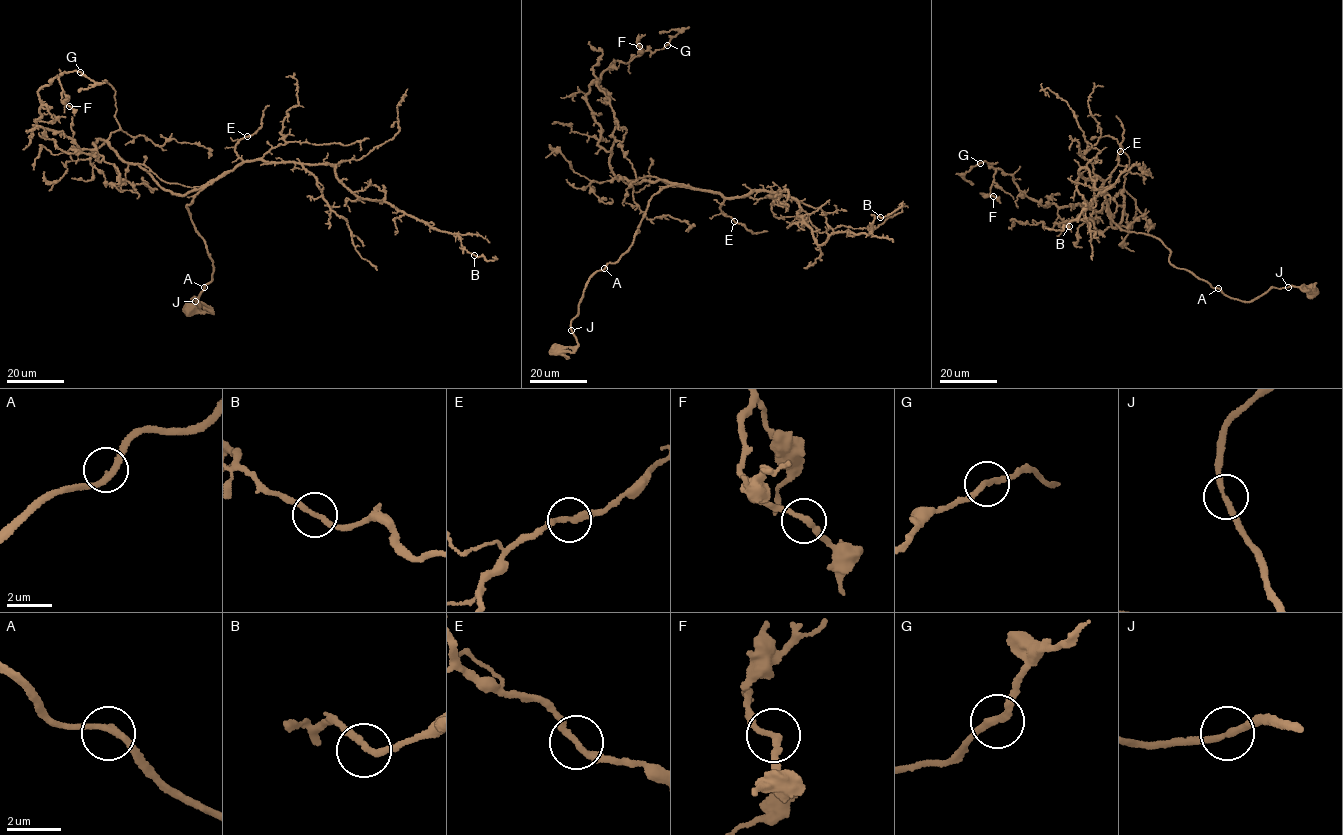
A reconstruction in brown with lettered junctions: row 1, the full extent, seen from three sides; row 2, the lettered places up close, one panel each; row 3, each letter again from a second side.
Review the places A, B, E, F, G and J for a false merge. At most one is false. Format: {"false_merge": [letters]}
{"false_merge": []}

